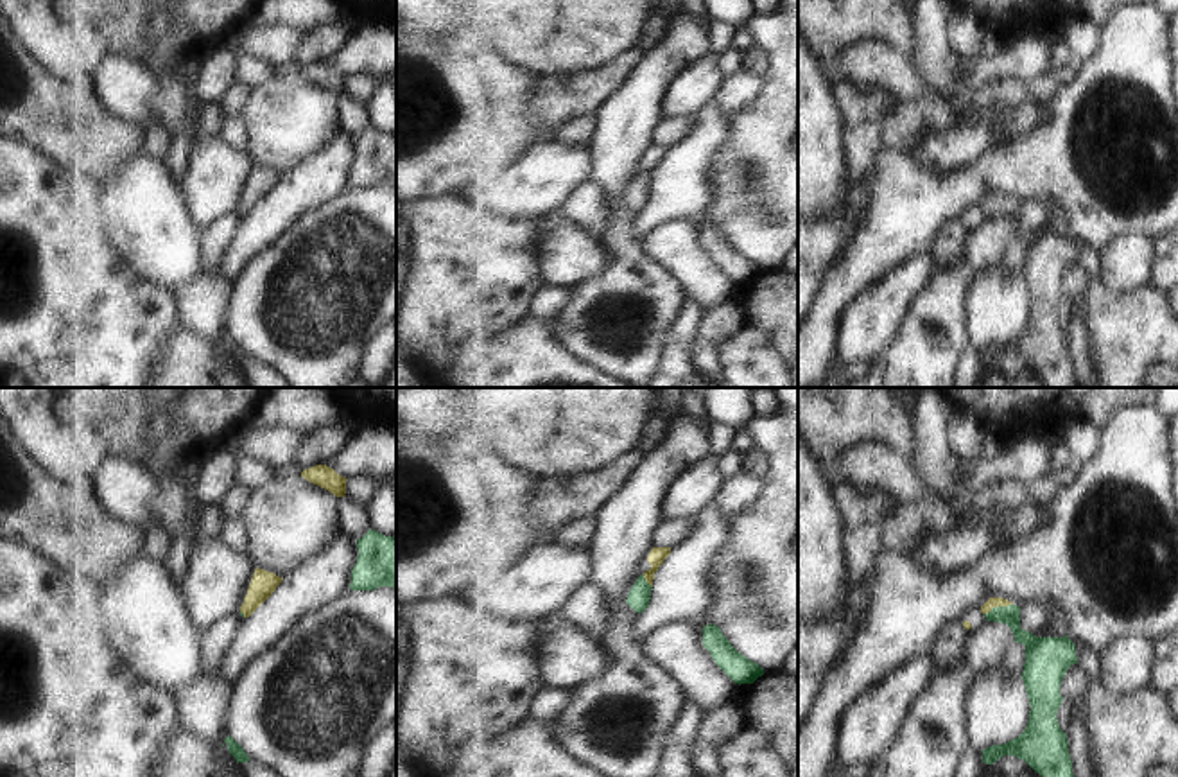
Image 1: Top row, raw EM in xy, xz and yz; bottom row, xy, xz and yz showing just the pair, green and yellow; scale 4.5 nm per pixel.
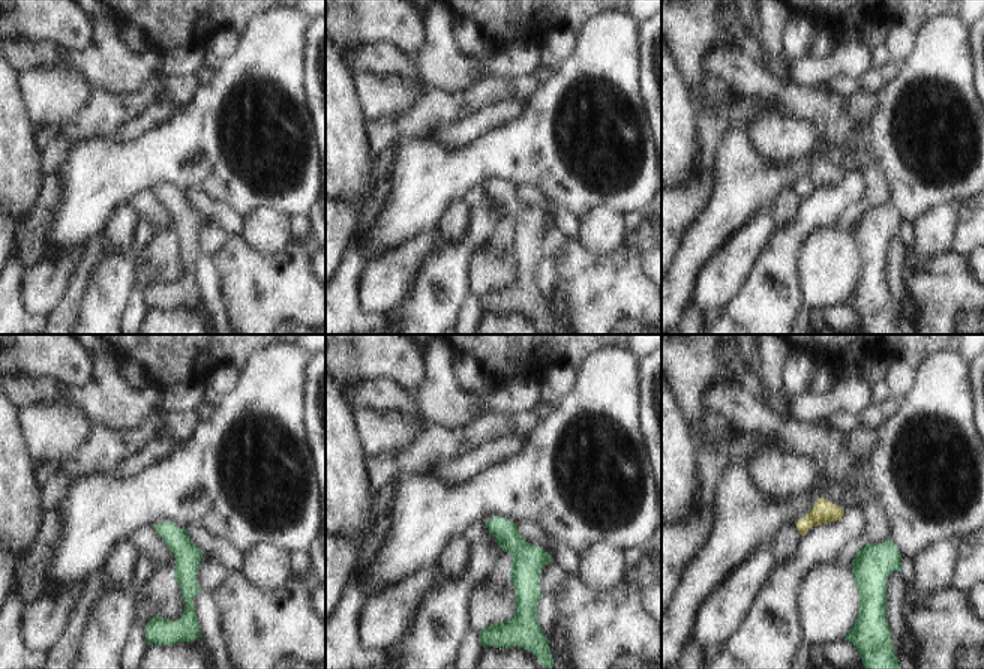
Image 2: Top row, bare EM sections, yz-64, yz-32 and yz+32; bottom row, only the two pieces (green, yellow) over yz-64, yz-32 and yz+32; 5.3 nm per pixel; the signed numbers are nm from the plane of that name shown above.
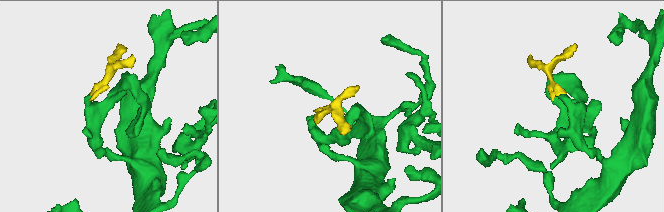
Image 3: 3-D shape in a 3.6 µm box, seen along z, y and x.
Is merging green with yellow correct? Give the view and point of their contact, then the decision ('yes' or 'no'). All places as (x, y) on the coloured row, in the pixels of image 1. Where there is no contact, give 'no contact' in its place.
meets green in yz at (997, 607); yes

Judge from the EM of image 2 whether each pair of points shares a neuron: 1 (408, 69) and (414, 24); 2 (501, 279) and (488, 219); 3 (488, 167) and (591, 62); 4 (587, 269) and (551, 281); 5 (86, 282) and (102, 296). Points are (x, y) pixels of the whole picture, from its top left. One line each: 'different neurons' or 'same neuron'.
1: different neurons
2: different neurons
3: same neuron
4: different neurons
5: different neurons

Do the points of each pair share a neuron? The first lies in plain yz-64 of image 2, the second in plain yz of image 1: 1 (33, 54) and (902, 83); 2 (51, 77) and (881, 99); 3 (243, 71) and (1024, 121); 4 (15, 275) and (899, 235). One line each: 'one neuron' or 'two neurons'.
1: one neuron
2: one neuron
3: two neurons
4: one neuron

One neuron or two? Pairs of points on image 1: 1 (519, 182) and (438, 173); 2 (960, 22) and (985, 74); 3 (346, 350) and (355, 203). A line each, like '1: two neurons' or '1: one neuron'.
1: two neurons
2: two neurons
3: one neuron

